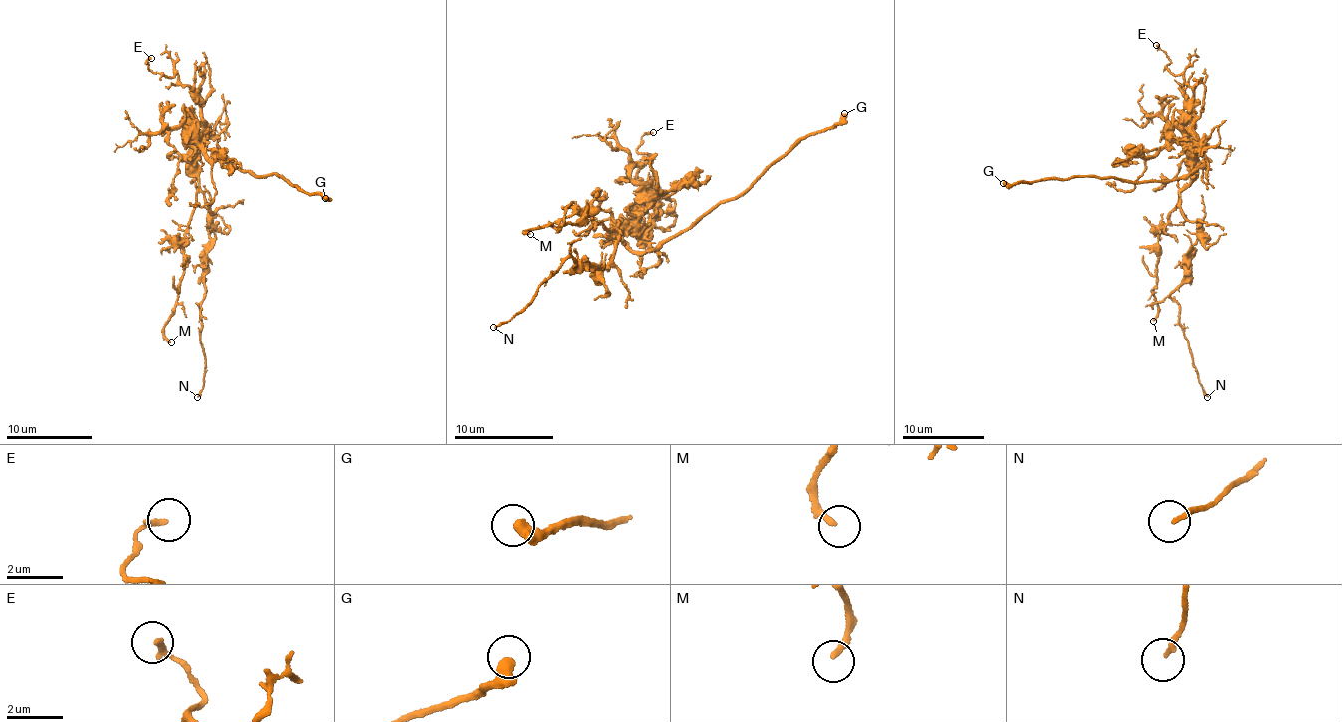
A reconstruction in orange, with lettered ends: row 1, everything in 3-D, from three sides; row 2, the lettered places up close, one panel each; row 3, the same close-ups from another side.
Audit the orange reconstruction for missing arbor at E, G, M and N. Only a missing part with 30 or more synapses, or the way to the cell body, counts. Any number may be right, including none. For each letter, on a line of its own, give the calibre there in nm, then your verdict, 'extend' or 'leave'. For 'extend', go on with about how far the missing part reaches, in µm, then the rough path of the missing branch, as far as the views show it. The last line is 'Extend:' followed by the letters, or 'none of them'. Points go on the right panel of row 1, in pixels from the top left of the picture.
E: calibre 200 nm; leave
G: calibre 440 nm; extend; missing 35 µm; course (1003, 183), (989, 186), (993, 195), (1023, 217), (1020, 247), (1040, 266), (1071, 282), (1107, 290), (1140, 310)
M: calibre 200 nm; leave
N: calibre 180 nm; leave
Extend: G

